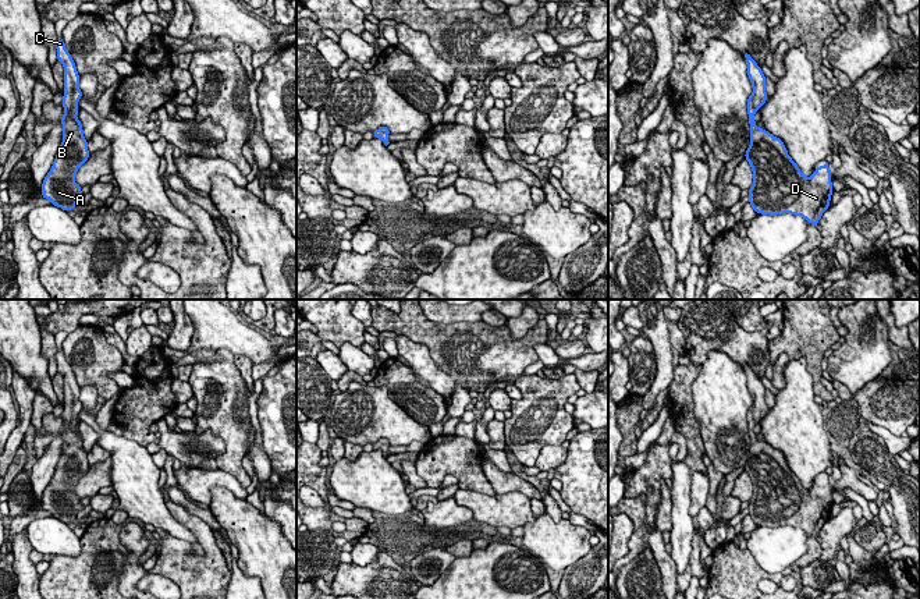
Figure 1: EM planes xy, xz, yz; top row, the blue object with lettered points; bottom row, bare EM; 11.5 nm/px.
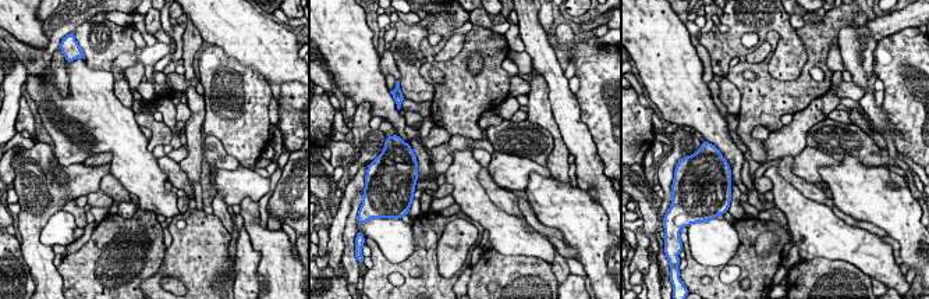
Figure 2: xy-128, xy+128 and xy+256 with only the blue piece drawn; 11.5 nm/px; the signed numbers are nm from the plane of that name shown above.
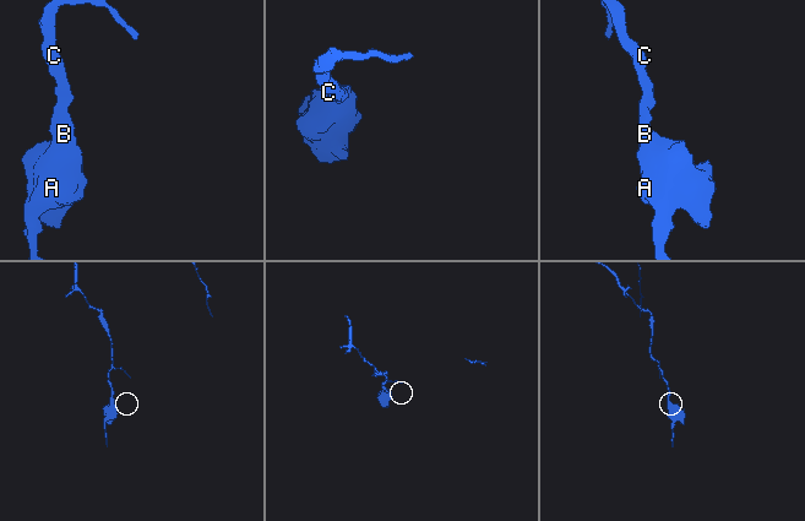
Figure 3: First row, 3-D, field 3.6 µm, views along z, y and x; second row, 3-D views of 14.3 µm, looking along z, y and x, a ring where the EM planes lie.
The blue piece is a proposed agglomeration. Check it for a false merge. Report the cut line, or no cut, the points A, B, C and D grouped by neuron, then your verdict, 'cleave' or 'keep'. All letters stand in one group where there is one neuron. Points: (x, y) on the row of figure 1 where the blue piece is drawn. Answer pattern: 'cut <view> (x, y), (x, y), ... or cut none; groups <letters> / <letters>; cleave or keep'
cut none; groups A B C D; keep

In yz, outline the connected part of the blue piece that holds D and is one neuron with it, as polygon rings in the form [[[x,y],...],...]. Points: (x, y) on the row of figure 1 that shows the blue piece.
[[[746,53],[745,57],[753,88],[747,98],[750,145],[745,153],[753,171],[749,203],[756,213],[791,213],[817,227],[823,213],[830,208],[834,191],[828,163],[817,166],[811,177],[806,177],[788,155],[782,139],[756,125],[754,114],[768,99],[766,75],[750,54]]]

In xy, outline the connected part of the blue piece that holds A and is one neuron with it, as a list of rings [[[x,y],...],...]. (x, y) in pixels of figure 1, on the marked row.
[[[57,38],[56,49],[57,61],[61,61],[64,67],[64,96],[61,102],[64,107],[61,117],[63,142],[50,171],[42,182],[42,198],[50,199],[53,206],[68,212],[77,208],[77,202],[85,196],[74,177],[78,169],[86,163],[90,153],[88,150],[88,141],[84,137],[82,124],[78,118],[79,110],[77,104],[82,98],[79,74],[63,39]]]

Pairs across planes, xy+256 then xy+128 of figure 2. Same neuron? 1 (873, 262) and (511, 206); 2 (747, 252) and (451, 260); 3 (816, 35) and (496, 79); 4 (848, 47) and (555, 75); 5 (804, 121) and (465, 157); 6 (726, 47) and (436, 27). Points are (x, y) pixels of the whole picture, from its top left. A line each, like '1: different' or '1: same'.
1: different
2: different
3: same
4: same
5: different
6: same

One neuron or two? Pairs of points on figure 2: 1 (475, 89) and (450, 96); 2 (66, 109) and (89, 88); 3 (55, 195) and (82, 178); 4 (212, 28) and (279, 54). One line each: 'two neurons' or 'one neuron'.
1: one neuron
2: one neuron
3: one neuron
4: one neuron

